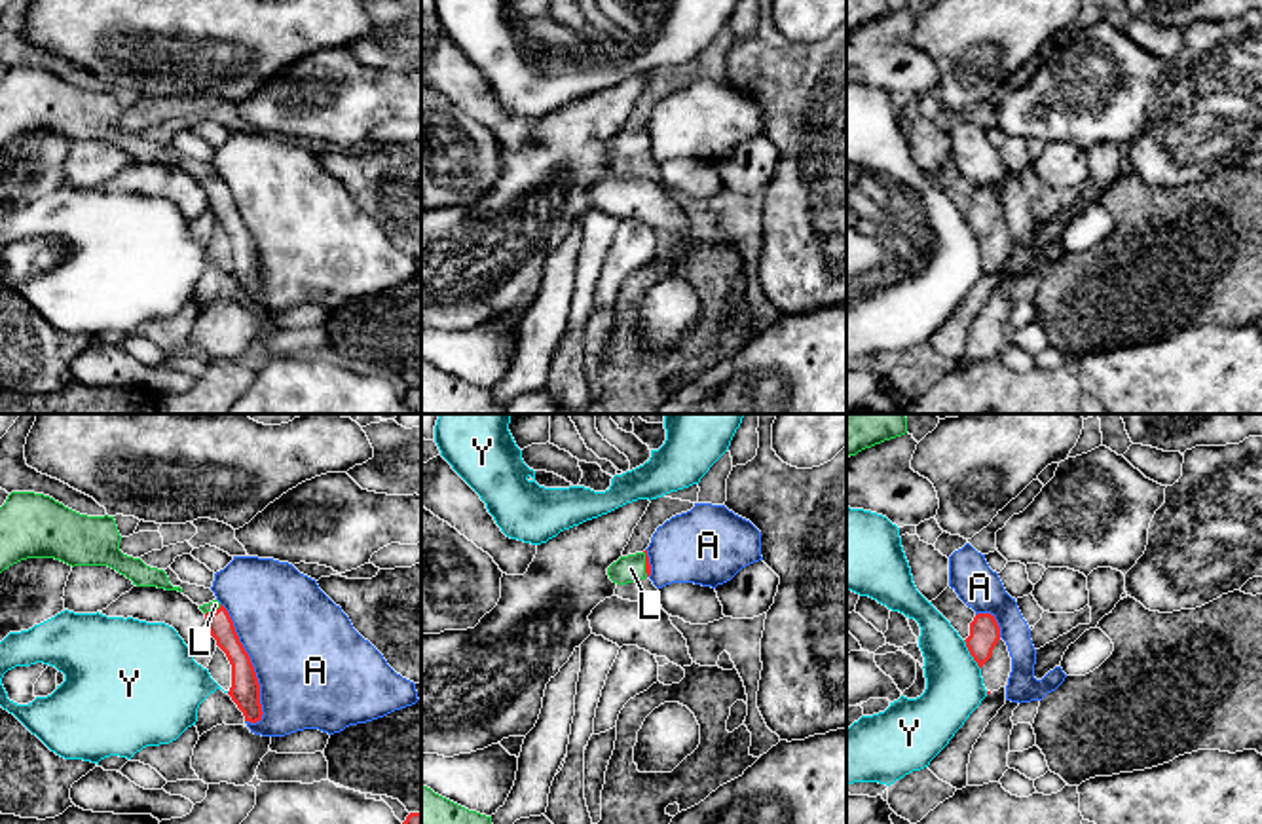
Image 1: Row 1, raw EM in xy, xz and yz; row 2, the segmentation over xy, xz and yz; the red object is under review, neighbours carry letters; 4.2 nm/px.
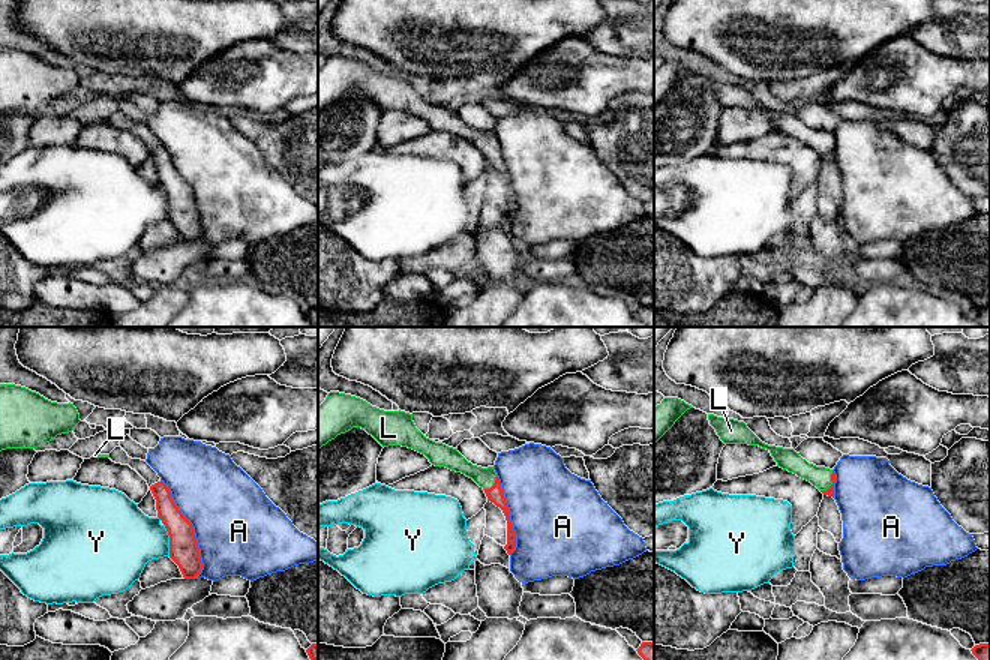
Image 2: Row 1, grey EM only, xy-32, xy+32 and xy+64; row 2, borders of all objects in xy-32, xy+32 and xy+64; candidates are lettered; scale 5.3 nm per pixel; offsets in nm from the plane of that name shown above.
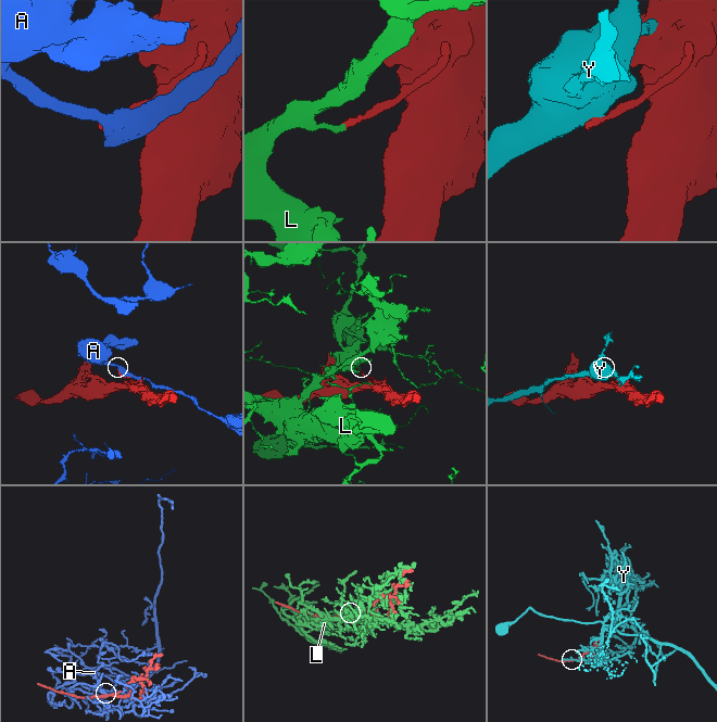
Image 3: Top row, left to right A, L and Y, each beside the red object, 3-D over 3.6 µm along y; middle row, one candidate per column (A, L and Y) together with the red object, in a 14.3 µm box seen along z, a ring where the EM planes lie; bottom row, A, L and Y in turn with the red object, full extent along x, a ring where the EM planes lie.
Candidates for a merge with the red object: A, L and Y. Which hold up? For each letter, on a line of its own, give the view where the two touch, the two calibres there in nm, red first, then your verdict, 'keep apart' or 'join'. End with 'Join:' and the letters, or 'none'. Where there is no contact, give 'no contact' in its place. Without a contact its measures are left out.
A: meets red in xy; 130 nm thick on the red side, 460 nm on the other; keep apart
L: meets red in xz; 30 nm thick on the red side, 120 nm on the other; keep apart
Y: meets red in yz; 130 nm thick on the red side, 240 nm on the other; keep apart
Join: none

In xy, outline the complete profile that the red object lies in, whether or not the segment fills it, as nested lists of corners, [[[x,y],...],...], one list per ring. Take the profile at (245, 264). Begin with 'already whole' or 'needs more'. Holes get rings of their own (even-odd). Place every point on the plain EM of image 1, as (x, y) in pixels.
already whole; [[[220,178],[216,186],[207,186],[205,194],[207,205],[216,215],[216,220],[226,228],[232,239],[232,262],[228,270],[243,287],[245,296],[260,296],[264,289],[260,279],[260,258],[249,228],[239,216],[228,184]]]

